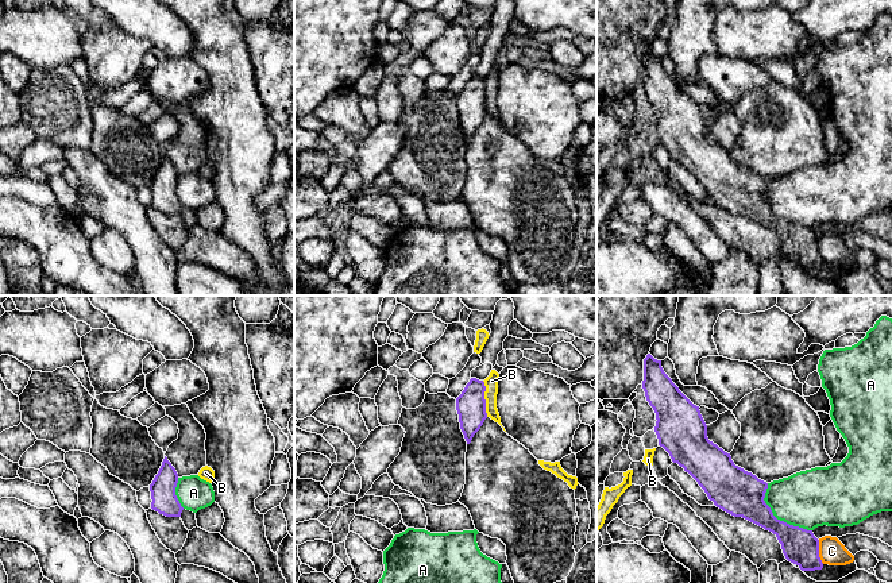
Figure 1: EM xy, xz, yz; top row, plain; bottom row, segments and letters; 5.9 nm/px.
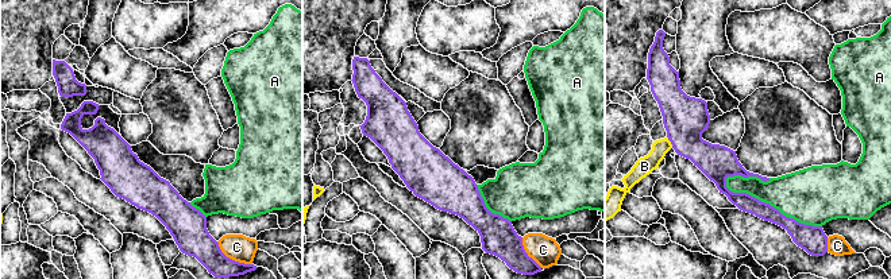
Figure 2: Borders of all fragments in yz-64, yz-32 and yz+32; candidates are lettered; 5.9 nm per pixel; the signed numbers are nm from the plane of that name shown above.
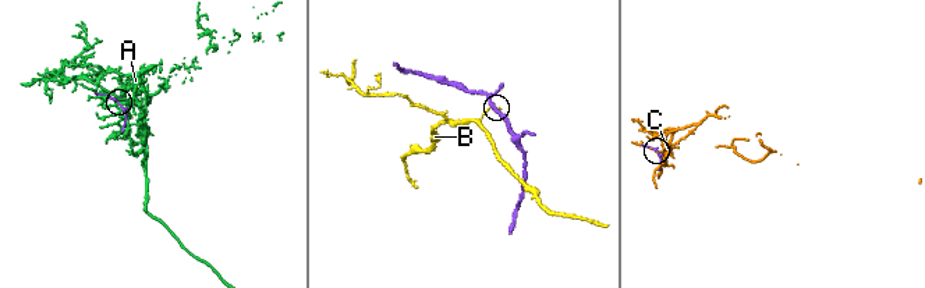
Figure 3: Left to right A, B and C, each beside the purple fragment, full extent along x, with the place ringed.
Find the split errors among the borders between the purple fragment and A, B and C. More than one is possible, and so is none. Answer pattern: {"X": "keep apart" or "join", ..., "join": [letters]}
{"A": "keep apart", "B": "keep apart", "C": "keep apart", "join": []}

